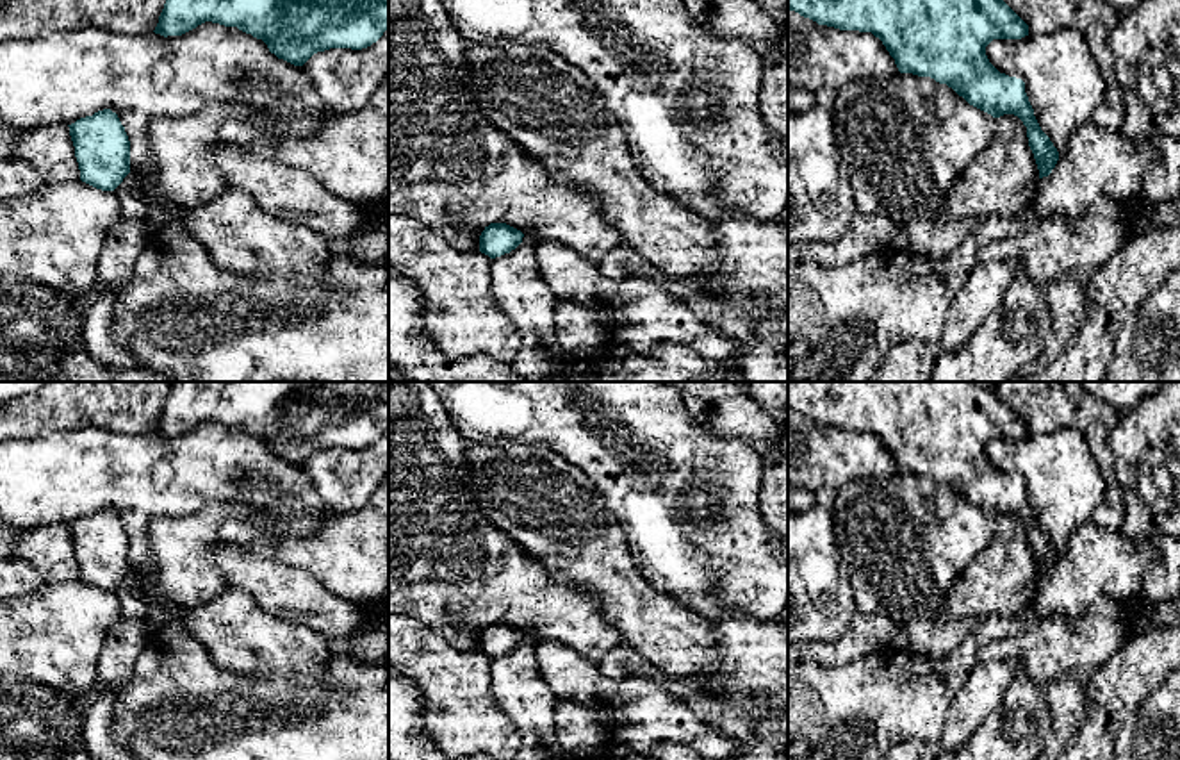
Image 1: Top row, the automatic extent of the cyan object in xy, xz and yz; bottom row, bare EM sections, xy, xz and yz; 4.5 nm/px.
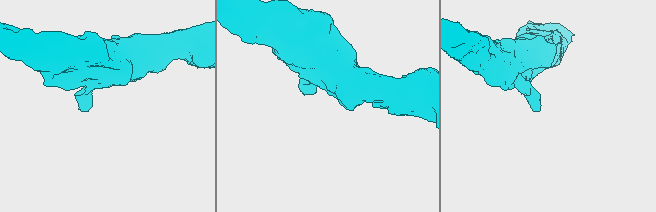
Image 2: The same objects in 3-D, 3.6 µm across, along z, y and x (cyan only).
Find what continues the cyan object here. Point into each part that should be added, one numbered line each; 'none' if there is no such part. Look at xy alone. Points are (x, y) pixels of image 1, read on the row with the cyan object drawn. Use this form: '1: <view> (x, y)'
none

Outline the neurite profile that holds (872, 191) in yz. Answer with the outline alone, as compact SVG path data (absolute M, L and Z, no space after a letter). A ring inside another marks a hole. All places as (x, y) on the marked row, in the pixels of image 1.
M913 73L852 80L825 102L834 114L836 141L857 211L886 216L898 228L943 216L950 189L991 143L996 125L996 118L970 105L946 84Z

